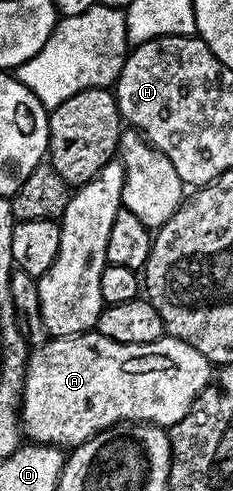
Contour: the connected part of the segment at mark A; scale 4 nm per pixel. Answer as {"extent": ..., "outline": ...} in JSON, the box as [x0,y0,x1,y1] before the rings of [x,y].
{"extent":[21,331,214,447],"outline":[[[90,331],[88,333],[76,333],[74,337],[55,337],[46,340],[44,345],[38,345],[29,354],[29,362],[25,365],[25,386],[21,392],[21,424],[23,433],[30,442],[38,445],[55,445],[58,447],[76,447],[85,441],[90,441],[95,435],[99,435],[105,429],[112,429],[113,426],[122,423],[132,423],[135,421],[147,421],[150,425],[160,425],[162,427],[171,427],[179,423],[189,414],[193,404],[197,401],[197,396],[210,385],[214,380],[214,366],[195,347],[183,343],[179,339],[171,336],[161,337],[158,341],[143,343],[142,345],[128,345],[119,343],[115,339],[105,337],[103,334]]]}

